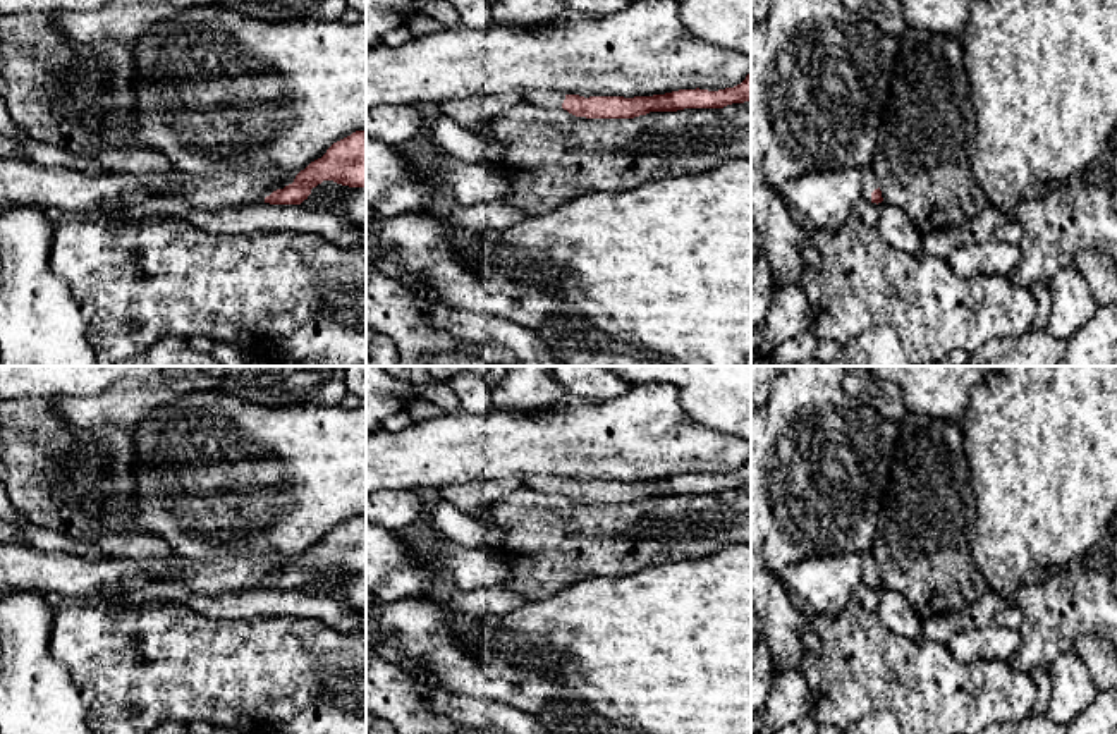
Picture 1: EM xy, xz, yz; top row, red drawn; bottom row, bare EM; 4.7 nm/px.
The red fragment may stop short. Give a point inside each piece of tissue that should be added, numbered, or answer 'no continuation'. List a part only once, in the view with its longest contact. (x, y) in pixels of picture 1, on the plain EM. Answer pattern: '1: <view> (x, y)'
1: yz (870, 568)

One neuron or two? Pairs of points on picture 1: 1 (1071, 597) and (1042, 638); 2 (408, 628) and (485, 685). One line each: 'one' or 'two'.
1: one
2: one

